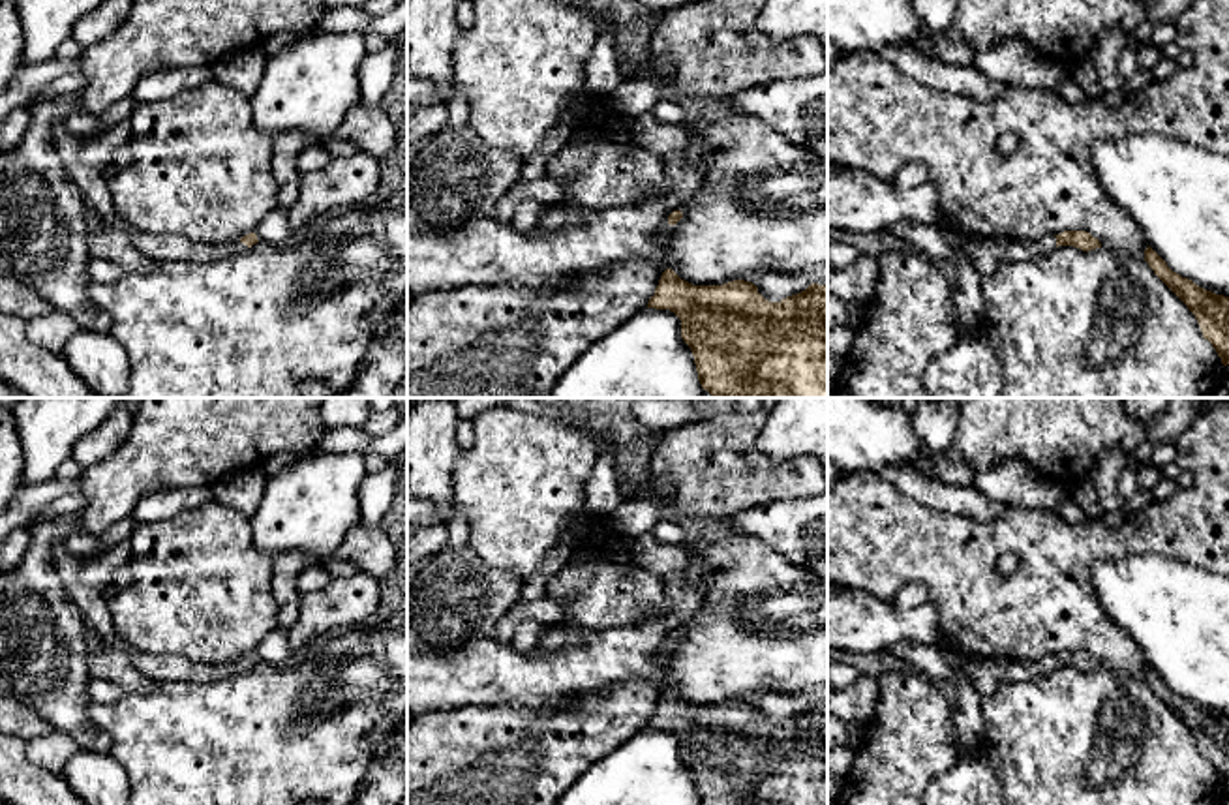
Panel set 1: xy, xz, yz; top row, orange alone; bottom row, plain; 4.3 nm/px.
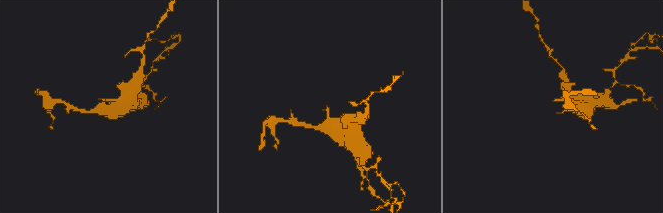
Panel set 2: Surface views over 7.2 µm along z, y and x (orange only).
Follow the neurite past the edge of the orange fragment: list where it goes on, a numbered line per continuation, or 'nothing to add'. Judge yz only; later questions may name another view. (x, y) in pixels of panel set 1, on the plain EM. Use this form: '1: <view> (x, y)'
1: yz (1016, 670)

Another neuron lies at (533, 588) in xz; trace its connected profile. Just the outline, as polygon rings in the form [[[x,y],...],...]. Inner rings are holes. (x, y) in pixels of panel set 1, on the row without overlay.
[[[569,525],[554,552],[544,559],[540,570],[523,582],[518,602],[533,602],[544,597],[546,582],[555,576],[570,559],[576,527]]]

